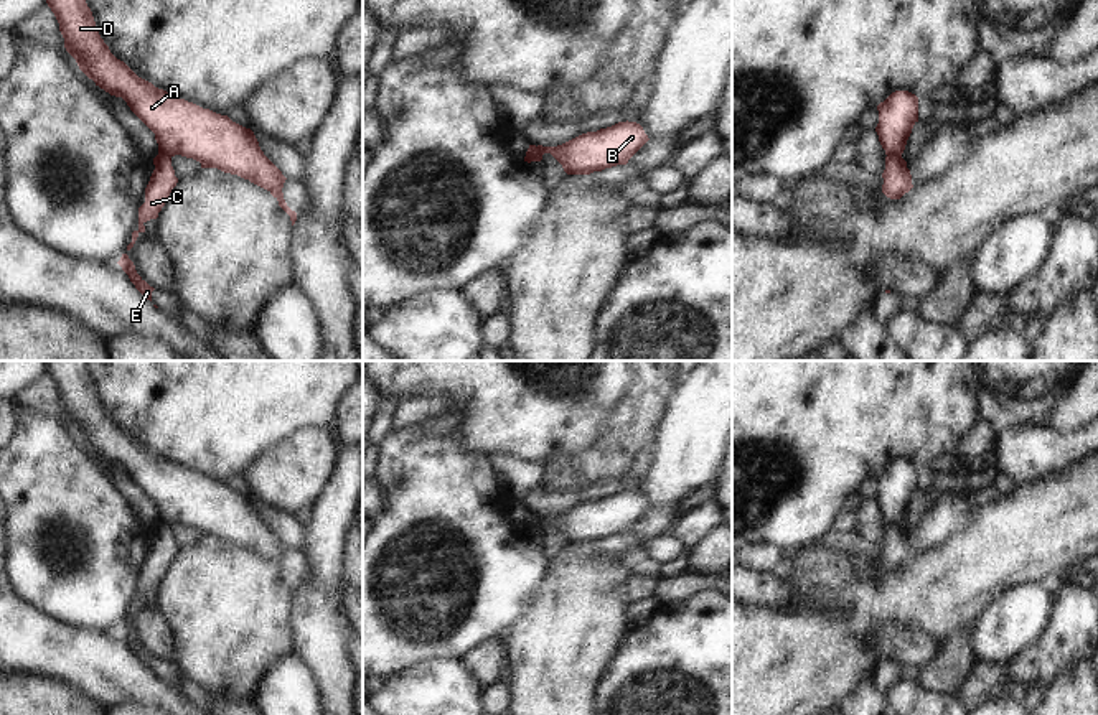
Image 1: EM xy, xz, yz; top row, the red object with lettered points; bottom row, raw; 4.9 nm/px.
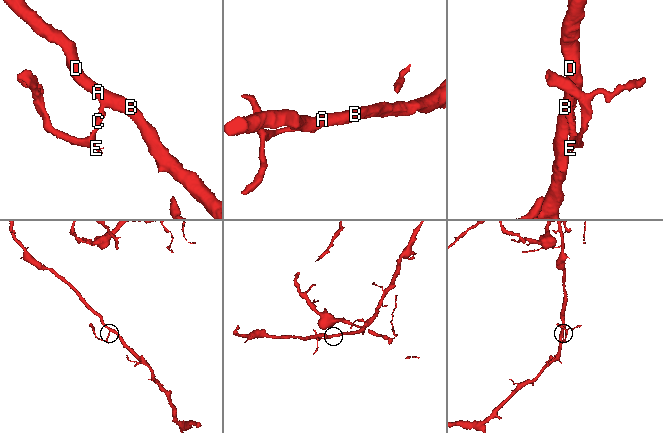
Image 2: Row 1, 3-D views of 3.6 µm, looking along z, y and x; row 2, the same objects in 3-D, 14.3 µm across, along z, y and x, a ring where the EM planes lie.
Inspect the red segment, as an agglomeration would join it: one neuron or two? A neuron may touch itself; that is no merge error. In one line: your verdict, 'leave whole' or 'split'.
split

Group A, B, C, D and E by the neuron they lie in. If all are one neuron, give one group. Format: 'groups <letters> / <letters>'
groups A B D / C E

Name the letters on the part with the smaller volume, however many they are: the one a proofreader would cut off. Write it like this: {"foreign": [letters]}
{"foreign": ["C", "E"]}

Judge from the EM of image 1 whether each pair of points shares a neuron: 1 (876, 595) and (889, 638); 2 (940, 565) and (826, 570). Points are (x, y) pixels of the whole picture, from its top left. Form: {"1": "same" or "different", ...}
{"1": "different", "2": "same"}

